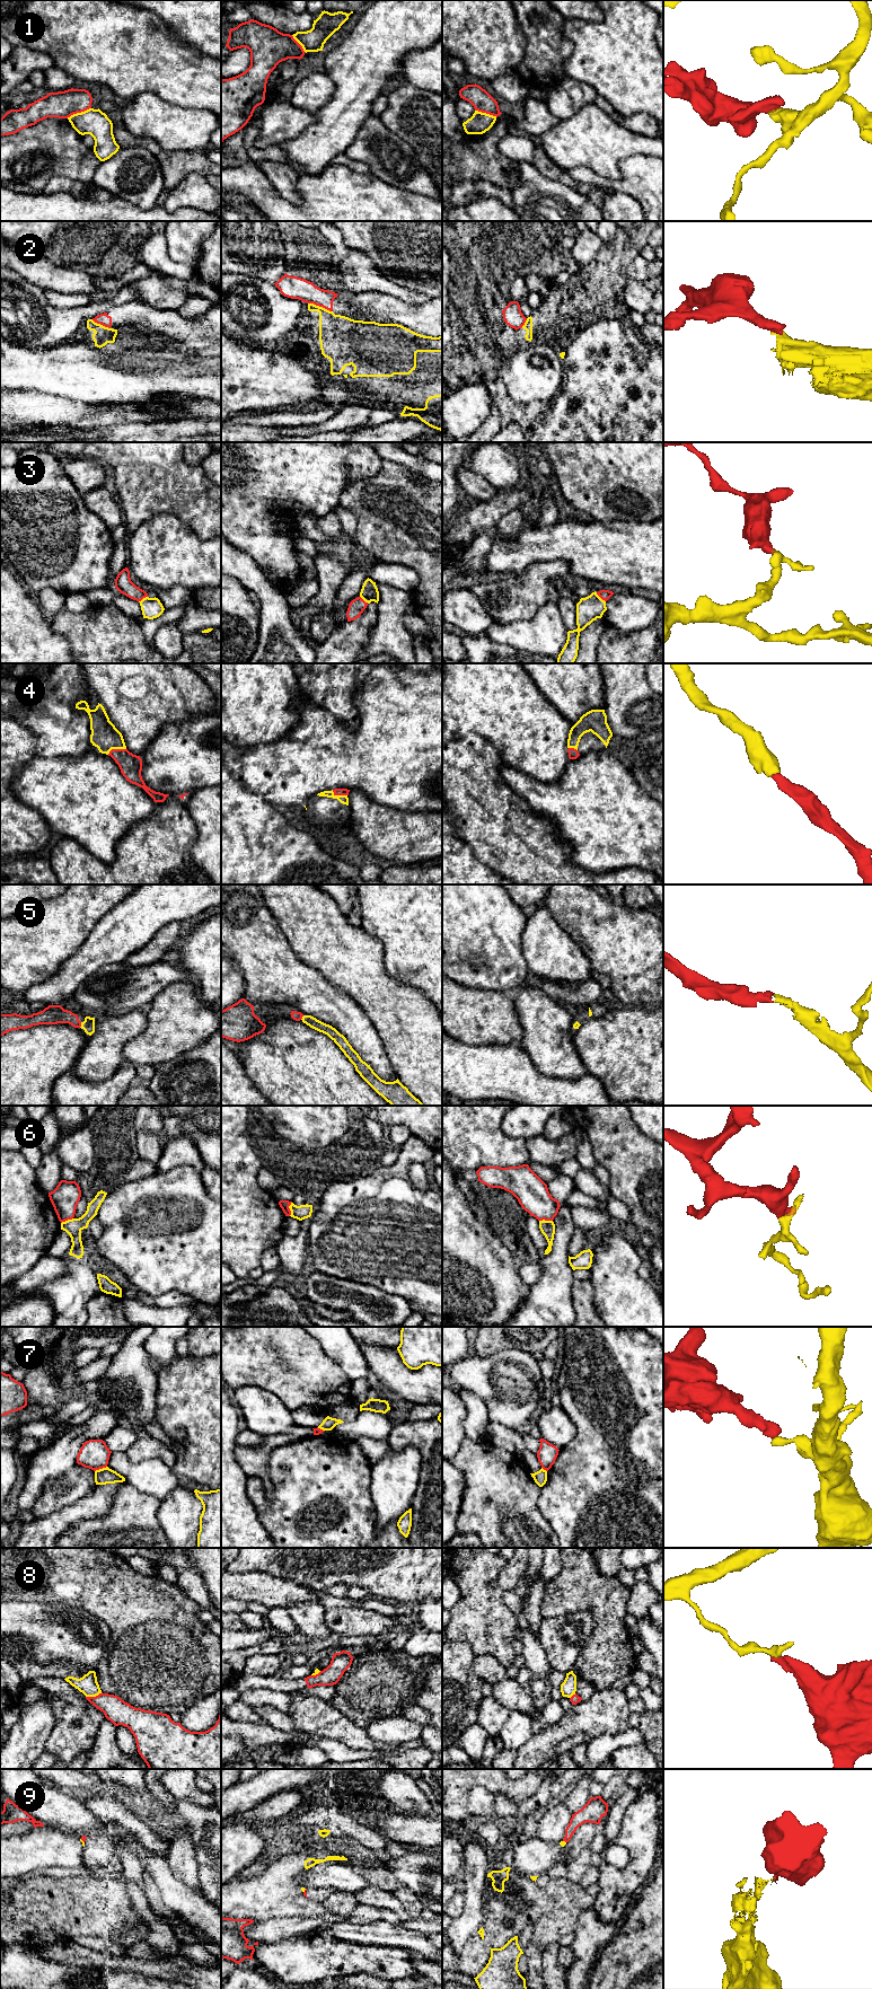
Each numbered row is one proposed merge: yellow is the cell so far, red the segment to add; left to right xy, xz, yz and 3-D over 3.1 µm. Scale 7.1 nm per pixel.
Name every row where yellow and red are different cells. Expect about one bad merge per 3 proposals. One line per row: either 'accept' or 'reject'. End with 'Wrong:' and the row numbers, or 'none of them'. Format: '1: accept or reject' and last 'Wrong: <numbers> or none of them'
1: reject
2: reject
3: accept
4: accept
5: accept
6: reject
7: reject
8: reject
9: reject
Wrong: 1, 2, 6, 7, 8, 9

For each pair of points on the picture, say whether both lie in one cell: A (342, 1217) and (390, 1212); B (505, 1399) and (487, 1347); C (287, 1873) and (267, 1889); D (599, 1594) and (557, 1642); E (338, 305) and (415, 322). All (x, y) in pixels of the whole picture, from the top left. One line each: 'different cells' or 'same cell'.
A: same cell
B: different cells
C: same cell
D: different cells
E: same cell

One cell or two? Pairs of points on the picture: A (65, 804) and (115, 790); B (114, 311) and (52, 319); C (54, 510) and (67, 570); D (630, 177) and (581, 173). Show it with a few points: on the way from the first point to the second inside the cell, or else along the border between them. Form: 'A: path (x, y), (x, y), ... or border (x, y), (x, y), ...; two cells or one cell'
A: path (78, 798), (103, 798); one cell
B: border (115, 304), (106, 311), (97, 314), (91, 318); two cells
C: path (54, 525), (54, 538), (67, 551), (67, 555); one cell
D: path (617, 184), (593, 179); one cell

